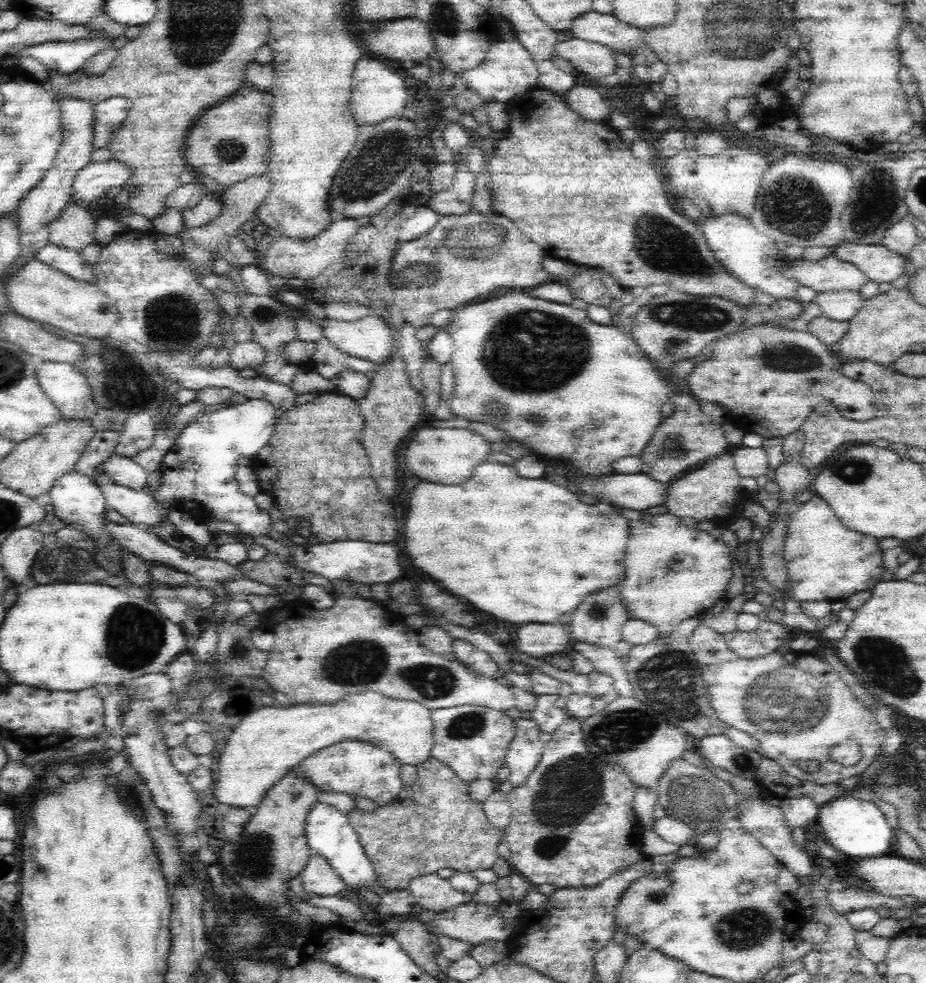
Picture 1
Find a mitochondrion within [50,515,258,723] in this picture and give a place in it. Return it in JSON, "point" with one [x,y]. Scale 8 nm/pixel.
{"point":[135,635]}

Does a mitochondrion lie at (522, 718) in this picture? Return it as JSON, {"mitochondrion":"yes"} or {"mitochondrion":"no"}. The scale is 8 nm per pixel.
{"mitochondrion":"no"}

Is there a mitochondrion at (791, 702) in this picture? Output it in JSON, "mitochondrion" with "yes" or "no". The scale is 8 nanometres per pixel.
{"mitochondrion":"yes"}

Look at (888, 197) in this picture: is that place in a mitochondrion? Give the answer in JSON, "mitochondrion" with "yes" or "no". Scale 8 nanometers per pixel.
{"mitochondrion":"yes"}

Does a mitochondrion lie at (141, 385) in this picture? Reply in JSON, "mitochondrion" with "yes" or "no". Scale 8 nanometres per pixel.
{"mitochondrion":"yes"}

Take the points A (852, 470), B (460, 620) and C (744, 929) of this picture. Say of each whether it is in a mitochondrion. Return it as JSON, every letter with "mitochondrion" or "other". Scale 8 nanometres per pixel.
{"A":"mitochondrion","B":"other","C":"mitochondrion"}

